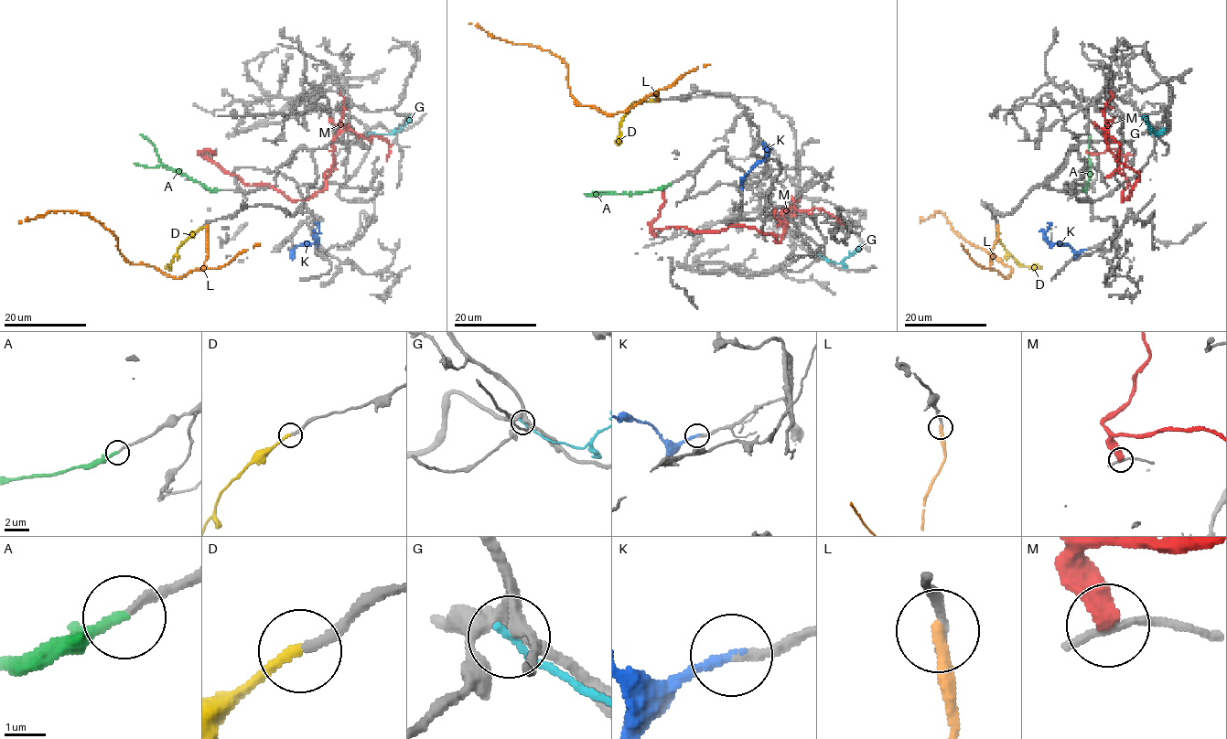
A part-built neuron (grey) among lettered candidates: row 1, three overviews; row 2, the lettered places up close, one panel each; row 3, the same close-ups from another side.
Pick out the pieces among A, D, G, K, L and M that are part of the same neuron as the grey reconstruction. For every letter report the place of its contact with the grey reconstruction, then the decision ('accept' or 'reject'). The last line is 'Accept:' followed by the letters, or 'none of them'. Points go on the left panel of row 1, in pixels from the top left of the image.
A: meets grey at (220, 189); accept
D: meets grey at (202, 227); accept
G: meets grey at (370, 133); reject
K: meets grey at (291, 249); accept
L: meets grey at (207, 225); reject
M: meets grey at (205, 155); reject
Accept: A, D, K

